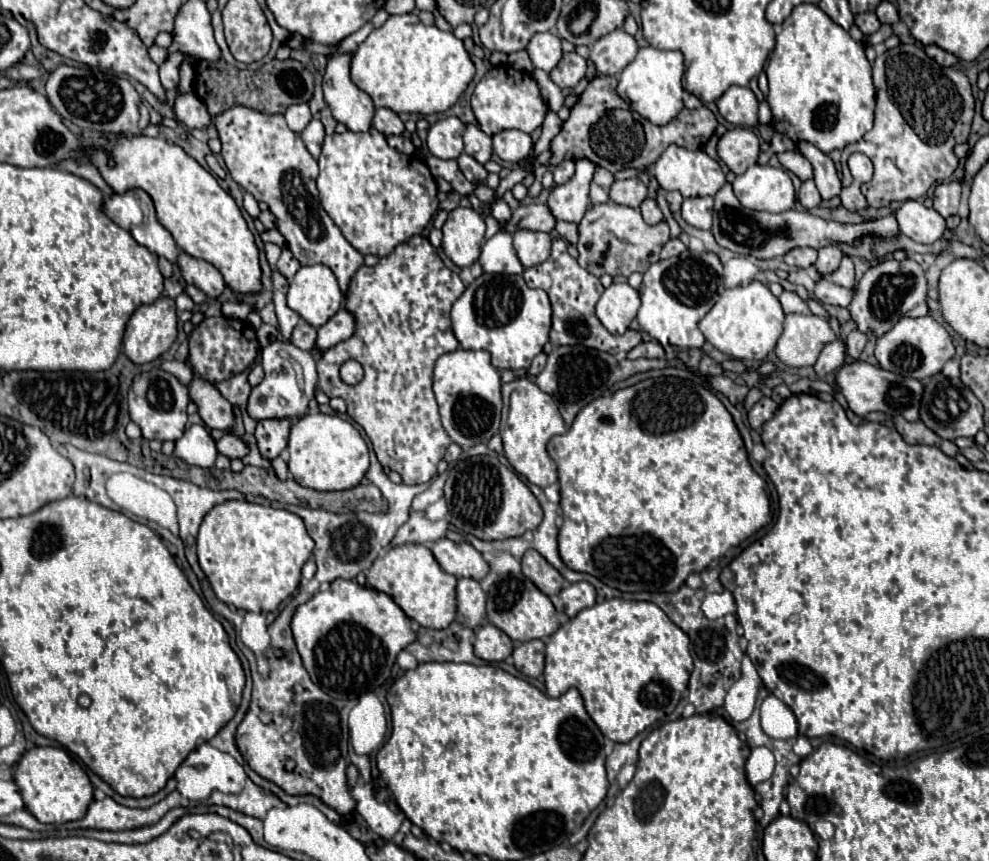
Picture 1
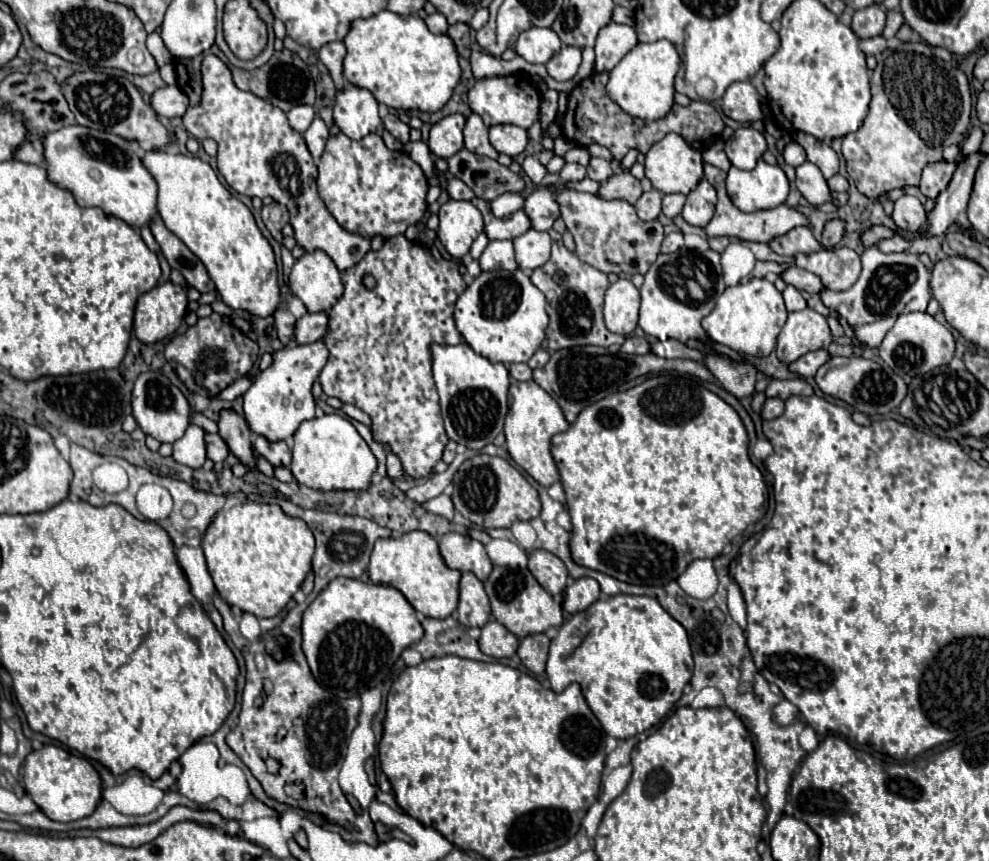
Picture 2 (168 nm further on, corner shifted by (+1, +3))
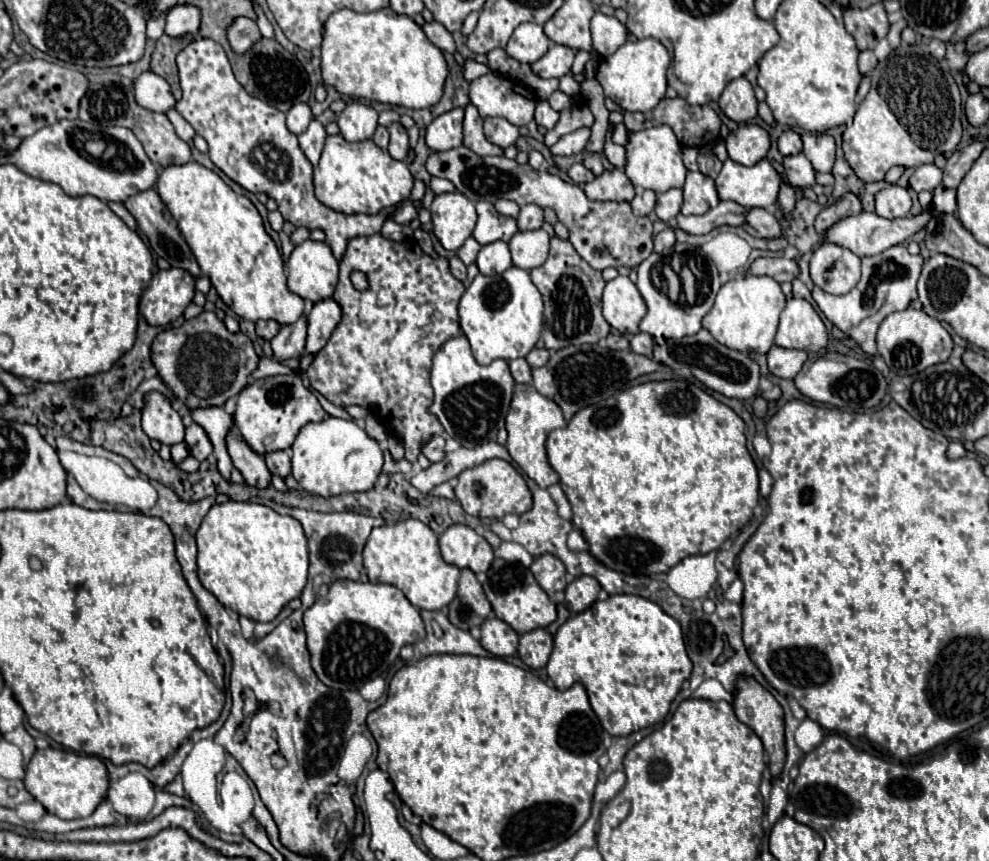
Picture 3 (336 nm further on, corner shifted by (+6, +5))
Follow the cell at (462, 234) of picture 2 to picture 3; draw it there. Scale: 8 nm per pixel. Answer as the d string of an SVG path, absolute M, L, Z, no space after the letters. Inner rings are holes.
M461 192L437 194L431 204L433 232L445 250L459 250L475 228L475 206Z

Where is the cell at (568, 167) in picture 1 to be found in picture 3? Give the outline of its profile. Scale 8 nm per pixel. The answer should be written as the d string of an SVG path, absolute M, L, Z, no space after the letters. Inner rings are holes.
M573 164L567 174L569 174L569 178L571 178L575 184L587 184L587 182L591 182L591 180L595 178L593 172L587 170L583 164Z

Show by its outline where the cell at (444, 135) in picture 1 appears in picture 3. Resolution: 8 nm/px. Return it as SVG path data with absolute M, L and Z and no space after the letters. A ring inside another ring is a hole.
M453 108L437 116L427 126L427 146L435 152L451 150L463 144L463 108Z

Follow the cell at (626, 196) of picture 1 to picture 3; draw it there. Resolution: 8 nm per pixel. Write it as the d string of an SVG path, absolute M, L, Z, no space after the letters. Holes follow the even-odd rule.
M605 170L593 182L583 186L589 200L625 200L631 202L635 188L623 170Z

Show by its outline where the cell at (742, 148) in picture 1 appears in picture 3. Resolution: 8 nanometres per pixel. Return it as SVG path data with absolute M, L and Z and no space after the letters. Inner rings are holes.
M741 124L725 138L725 144L729 158L743 166L755 166L771 148L769 134L759 124Z

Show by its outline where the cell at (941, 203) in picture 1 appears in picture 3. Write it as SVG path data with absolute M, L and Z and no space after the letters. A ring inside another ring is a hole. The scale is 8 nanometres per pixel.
M921 164L915 168L915 172L911 174L909 178L909 186L915 190L915 192L921 192L921 190L935 190L939 186L939 176L941 170L935 166L935 164Z

